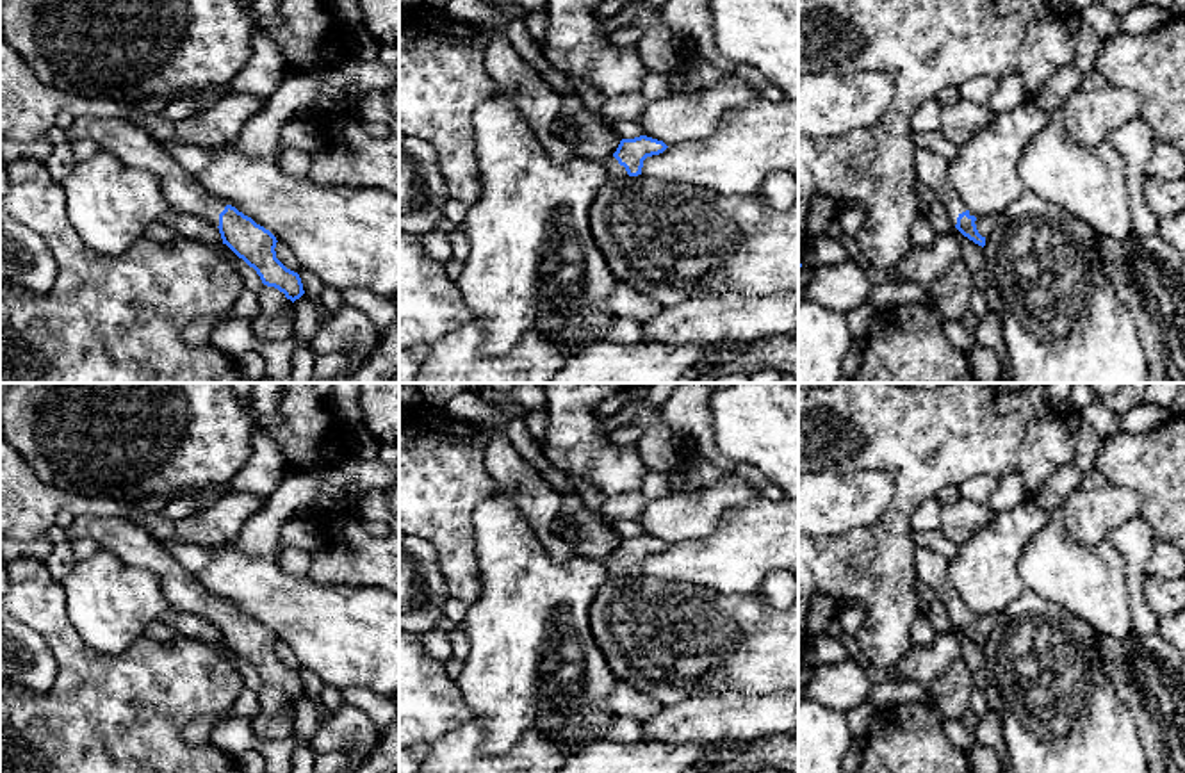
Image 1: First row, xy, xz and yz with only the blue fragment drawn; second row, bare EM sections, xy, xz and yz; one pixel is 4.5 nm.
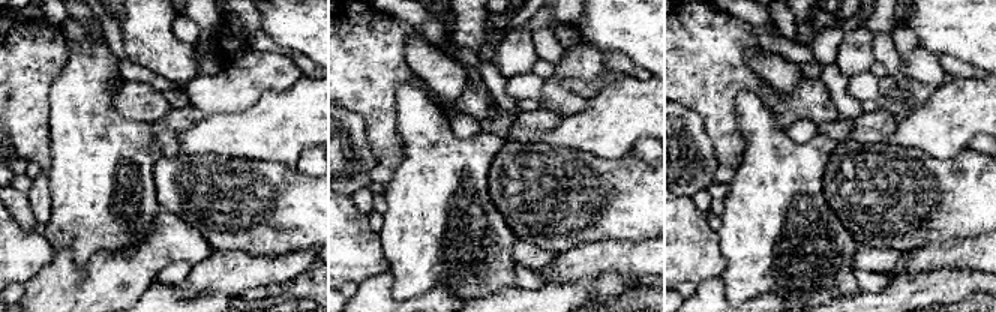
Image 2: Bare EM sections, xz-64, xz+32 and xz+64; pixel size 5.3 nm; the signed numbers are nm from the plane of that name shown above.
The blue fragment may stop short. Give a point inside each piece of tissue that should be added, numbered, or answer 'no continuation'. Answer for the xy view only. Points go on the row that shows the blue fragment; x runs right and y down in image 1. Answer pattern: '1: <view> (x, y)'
1: xy (134, 146)

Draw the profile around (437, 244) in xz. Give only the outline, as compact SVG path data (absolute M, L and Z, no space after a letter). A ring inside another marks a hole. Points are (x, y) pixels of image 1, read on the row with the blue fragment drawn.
M429 230L419 235L419 240L435 262L445 265L453 258L449 233L442 230Z

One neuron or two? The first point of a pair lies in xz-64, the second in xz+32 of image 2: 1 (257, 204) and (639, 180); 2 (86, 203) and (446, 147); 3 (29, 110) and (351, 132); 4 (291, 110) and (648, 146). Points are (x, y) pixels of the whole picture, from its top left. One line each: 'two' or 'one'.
1: one
2: one
3: two
4: two

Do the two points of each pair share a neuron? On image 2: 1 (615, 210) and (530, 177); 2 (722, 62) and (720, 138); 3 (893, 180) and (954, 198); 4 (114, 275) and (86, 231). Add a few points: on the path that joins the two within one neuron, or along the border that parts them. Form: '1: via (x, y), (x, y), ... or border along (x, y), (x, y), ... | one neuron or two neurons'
1: via (594, 200), (551, 197) | one neuron
2: via (720, 81), (720, 119) | one neuron
3: via (908, 195), (911, 198), (939, 198) | one neuron
4: border along (134, 245), (98, 251), (83, 266), (65, 249) | two neurons

